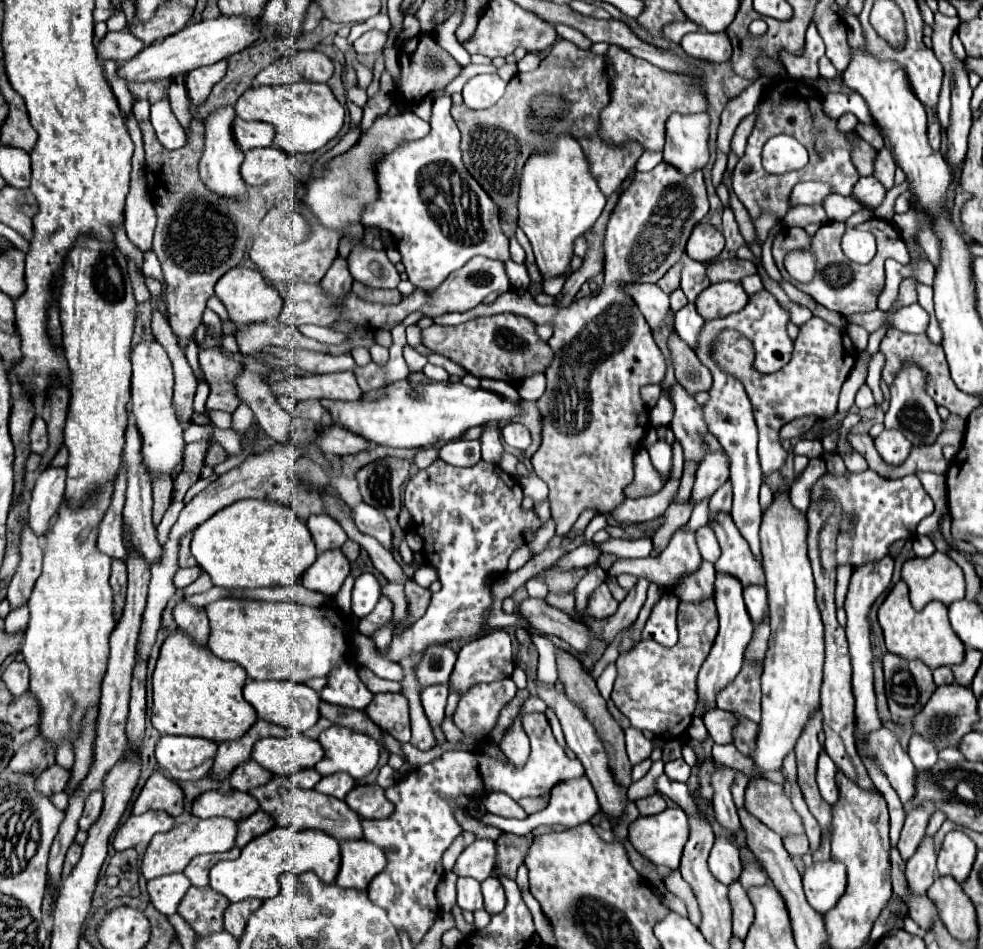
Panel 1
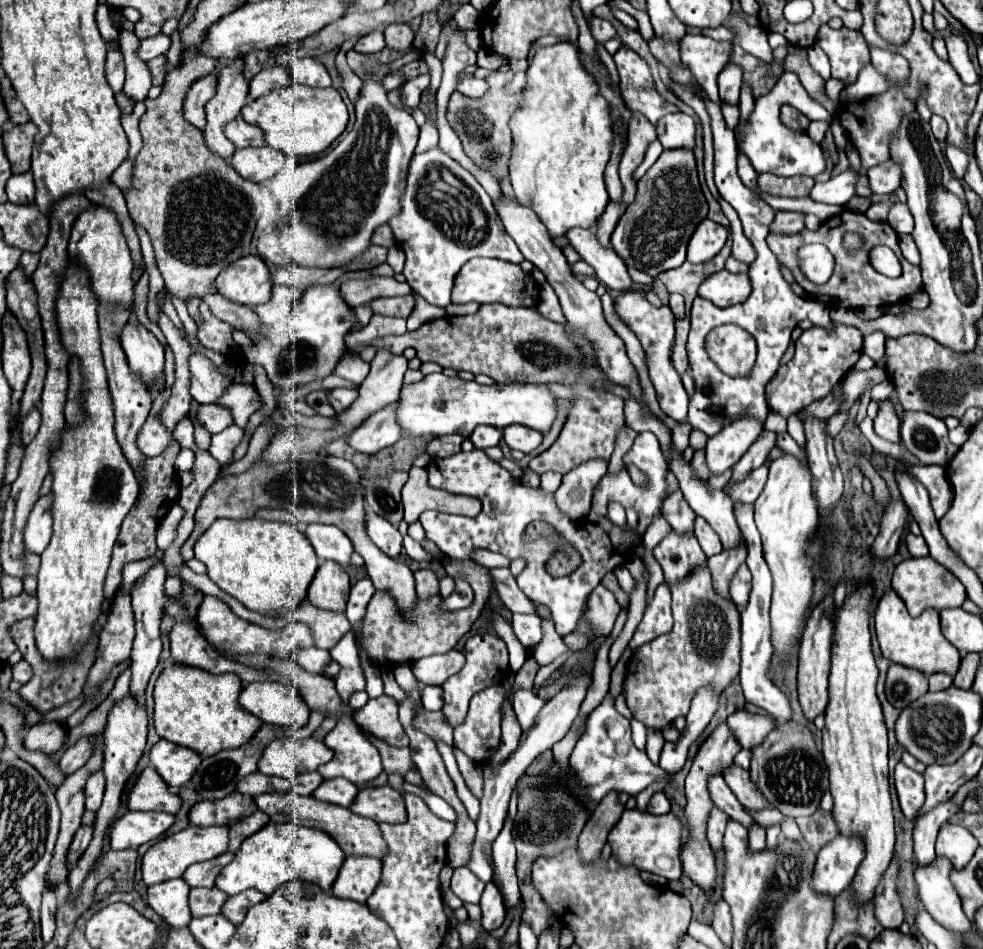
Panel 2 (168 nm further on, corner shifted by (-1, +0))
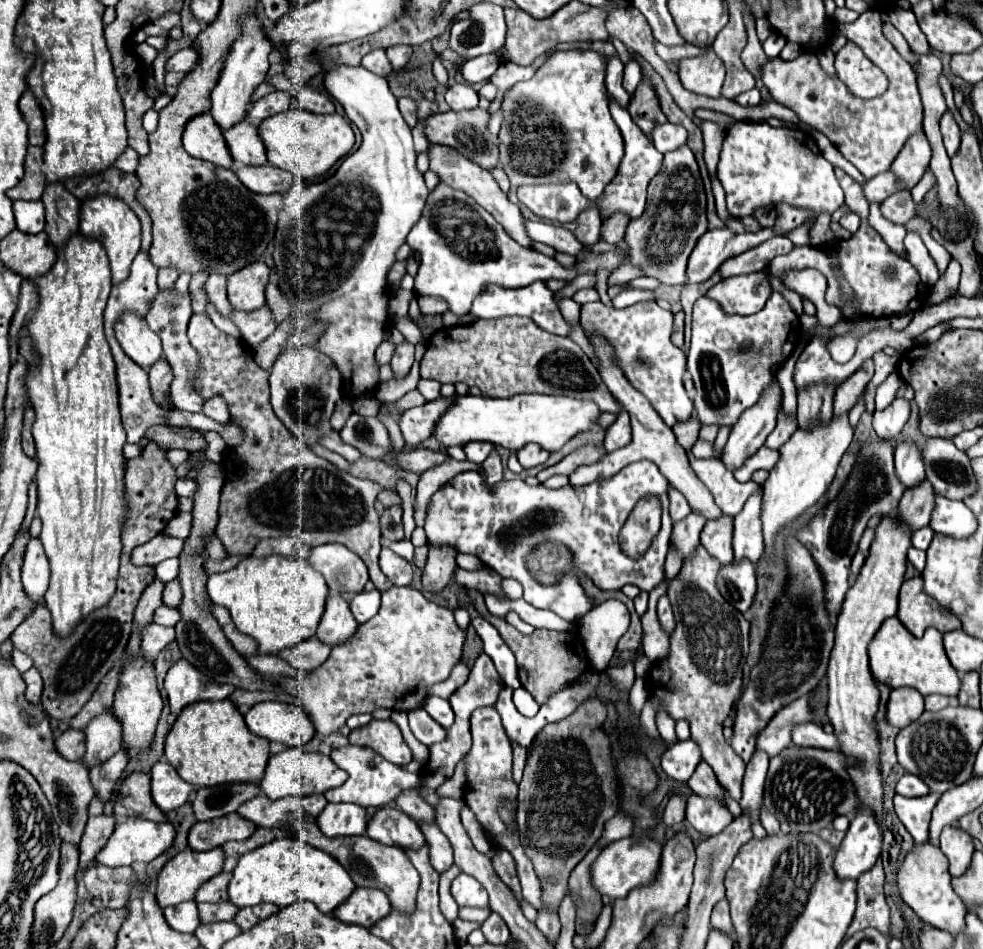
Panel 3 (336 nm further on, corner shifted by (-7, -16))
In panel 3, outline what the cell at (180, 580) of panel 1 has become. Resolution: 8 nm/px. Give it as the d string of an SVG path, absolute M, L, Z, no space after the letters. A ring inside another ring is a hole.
M160 606L154 612L154 622L156 624L162 624L162 626L176 626L180 622L180 610L178 608Z

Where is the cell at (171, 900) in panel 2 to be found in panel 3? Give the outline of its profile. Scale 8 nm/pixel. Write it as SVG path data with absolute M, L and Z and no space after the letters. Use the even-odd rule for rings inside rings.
M184 902L172 908L164 908L164 916L170 928L174 928L176 932L194 932L200 924L196 902Z

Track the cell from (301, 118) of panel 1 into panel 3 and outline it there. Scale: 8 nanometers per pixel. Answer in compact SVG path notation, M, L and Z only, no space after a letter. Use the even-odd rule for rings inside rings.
M292 100L290 110L262 120L258 130L268 150L268 162L294 174L298 180L312 180L326 174L354 146L354 132L346 118L340 114L306 112L296 104L296 100Z

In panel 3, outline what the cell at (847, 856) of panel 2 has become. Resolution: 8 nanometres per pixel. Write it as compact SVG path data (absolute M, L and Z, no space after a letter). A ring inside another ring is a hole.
M858 810L842 846L836 852L834 870L840 878L858 878L862 872L870 870L880 856L882 848L882 828L872 810Z

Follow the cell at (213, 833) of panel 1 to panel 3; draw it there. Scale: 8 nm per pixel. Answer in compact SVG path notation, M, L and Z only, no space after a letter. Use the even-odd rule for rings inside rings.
M186 848L174 856L158 874L156 900L160 908L176 906L194 900L196 890L222 870L224 852L214 848L208 852L194 852Z

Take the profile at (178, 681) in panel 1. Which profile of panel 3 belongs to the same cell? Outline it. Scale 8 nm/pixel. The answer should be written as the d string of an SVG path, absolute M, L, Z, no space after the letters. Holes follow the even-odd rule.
M230 700L196 702L184 708L166 736L164 756L176 772L194 786L220 786L234 782L260 784L270 758L270 742L252 734Z

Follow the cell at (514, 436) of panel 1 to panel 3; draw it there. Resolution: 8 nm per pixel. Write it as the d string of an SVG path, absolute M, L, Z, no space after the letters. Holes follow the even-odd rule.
M528 444L528 446L520 448L516 452L516 456L518 456L522 468L534 468L534 466L544 464L548 460L550 452L544 452L544 448L540 448L538 444Z

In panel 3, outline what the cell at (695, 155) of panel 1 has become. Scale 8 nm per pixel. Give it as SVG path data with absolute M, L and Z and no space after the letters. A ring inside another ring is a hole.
M666 122L666 124L658 124L658 126L652 130L650 136L652 136L652 142L654 142L656 150L662 152L662 154L666 154L666 152L676 150L676 148L680 148L682 144L686 144L688 132L686 132L684 126Z

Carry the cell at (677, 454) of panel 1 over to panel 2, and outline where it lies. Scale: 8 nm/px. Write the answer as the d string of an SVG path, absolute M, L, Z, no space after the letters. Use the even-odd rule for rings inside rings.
M688 420L680 422L674 430L672 430L672 442L674 442L674 450L676 452L684 452L688 448L688 436L690 436L692 426L688 424Z

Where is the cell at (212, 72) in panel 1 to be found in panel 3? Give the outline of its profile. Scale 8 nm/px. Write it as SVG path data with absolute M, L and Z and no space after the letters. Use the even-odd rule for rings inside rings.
M200 114L192 118L190 124L186 124L182 142L184 150L190 156L232 170L232 156L228 152L228 144L220 132L220 126L216 126L210 114Z

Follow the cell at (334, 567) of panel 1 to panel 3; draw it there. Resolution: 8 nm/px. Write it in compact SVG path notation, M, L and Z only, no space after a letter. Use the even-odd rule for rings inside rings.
M338 594L328 596L326 612L324 612L318 632L316 632L318 640L322 644L334 648L334 646L340 646L346 640L350 640L350 636L354 636L356 628L358 628L358 624L350 612L348 602Z

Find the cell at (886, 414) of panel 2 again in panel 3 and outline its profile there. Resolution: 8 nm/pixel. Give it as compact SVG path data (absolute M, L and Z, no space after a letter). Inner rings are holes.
M896 398L888 408L874 412L874 430L878 438L896 438L910 416L910 402L906 398Z

